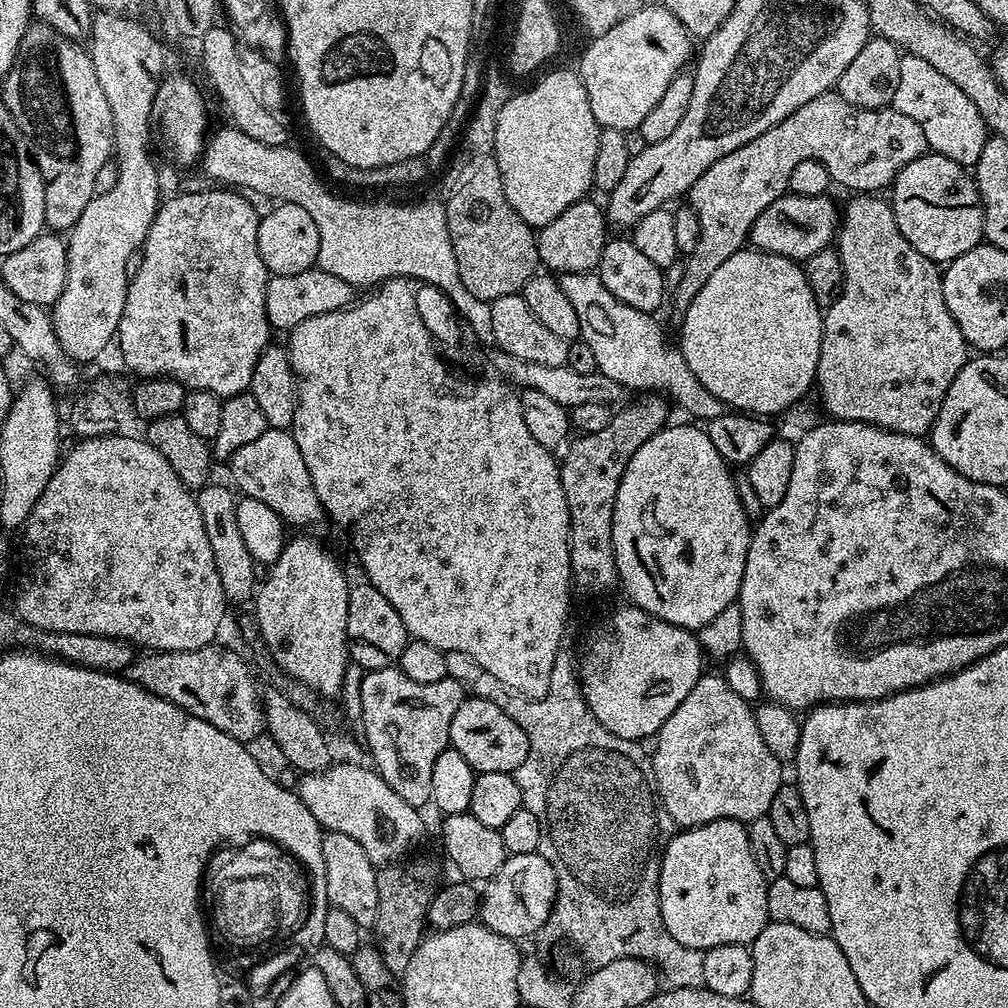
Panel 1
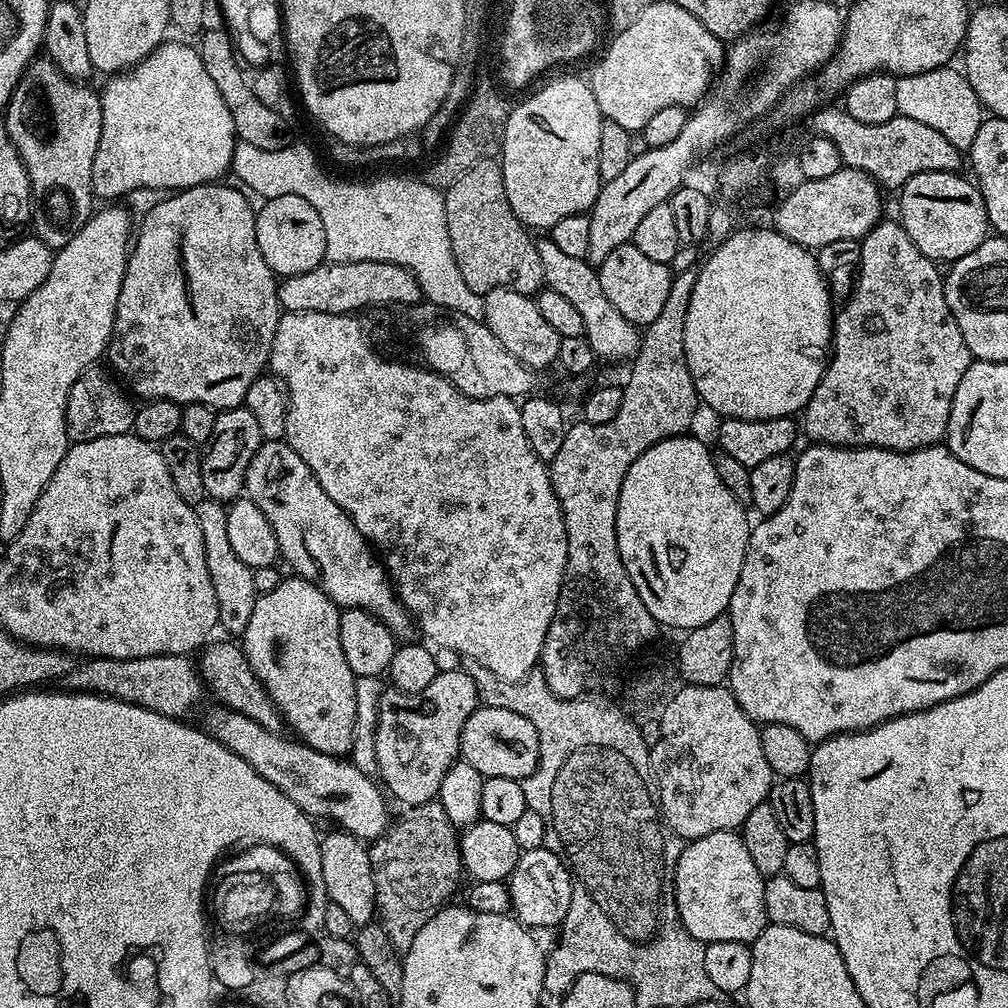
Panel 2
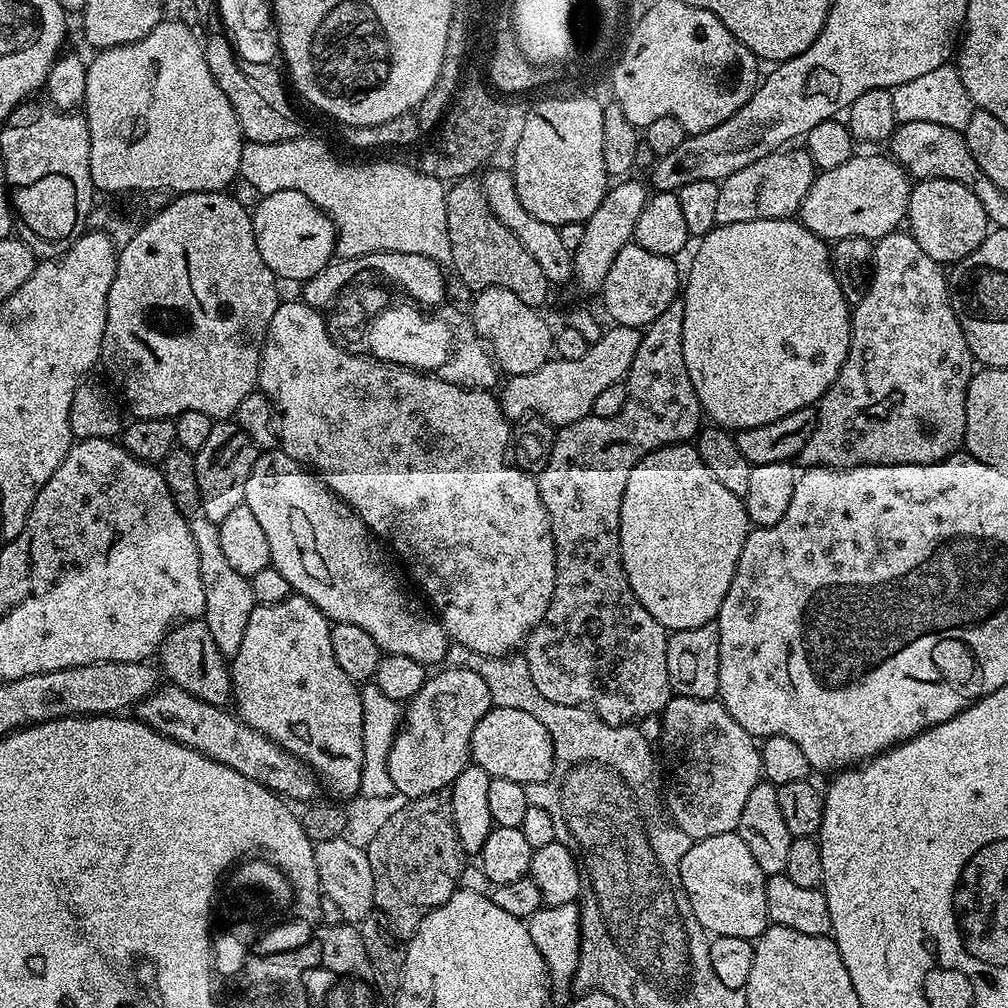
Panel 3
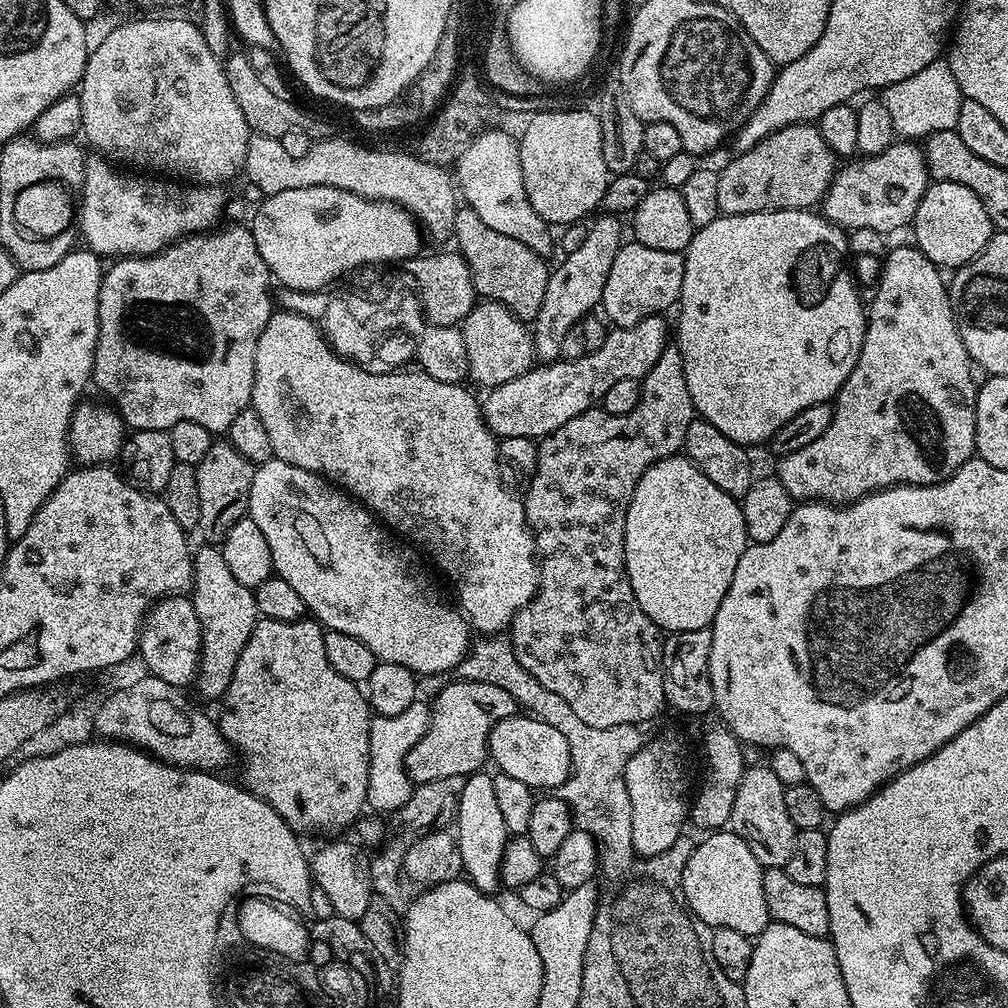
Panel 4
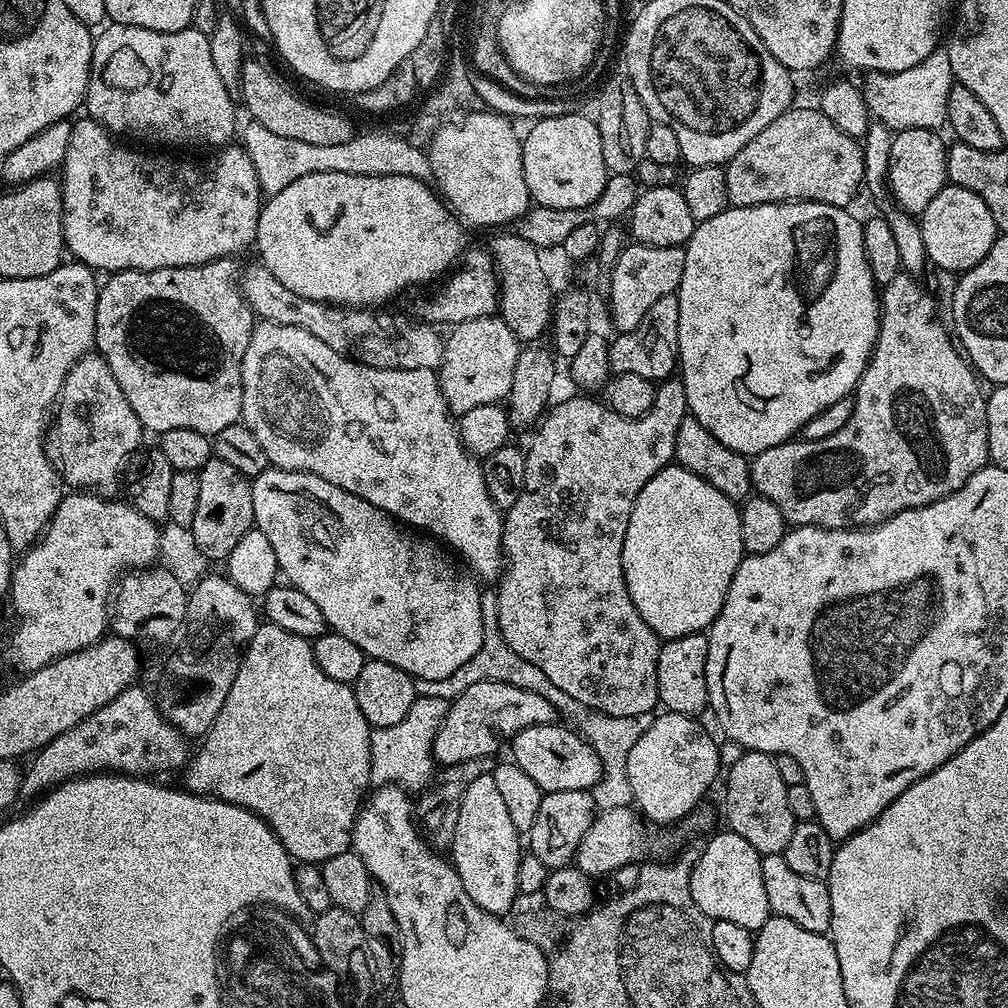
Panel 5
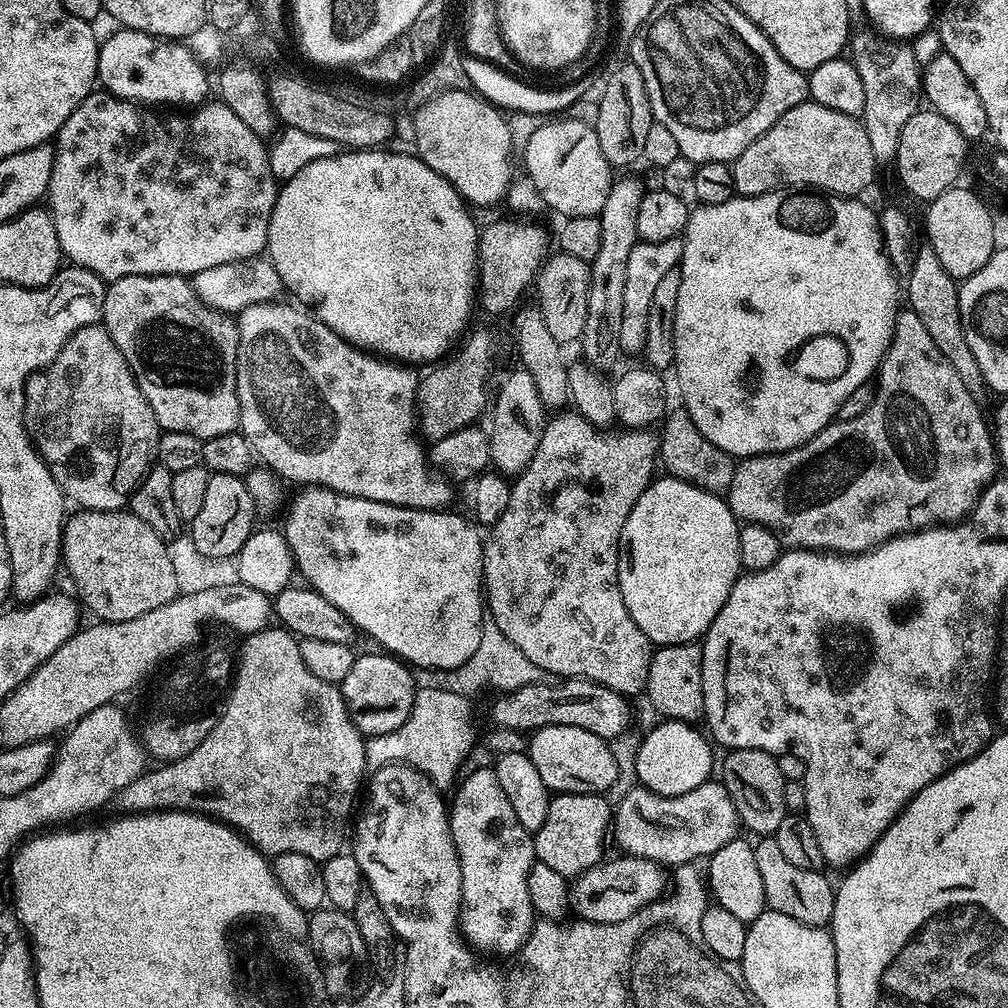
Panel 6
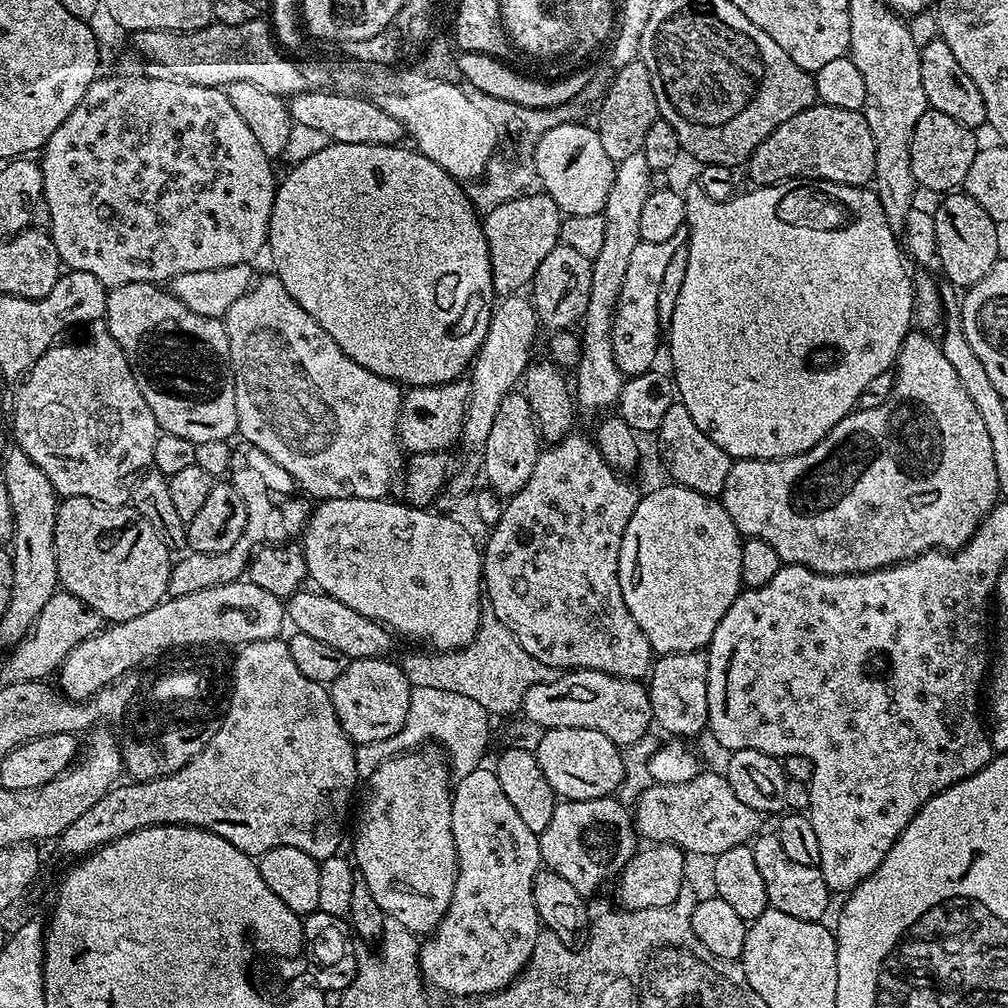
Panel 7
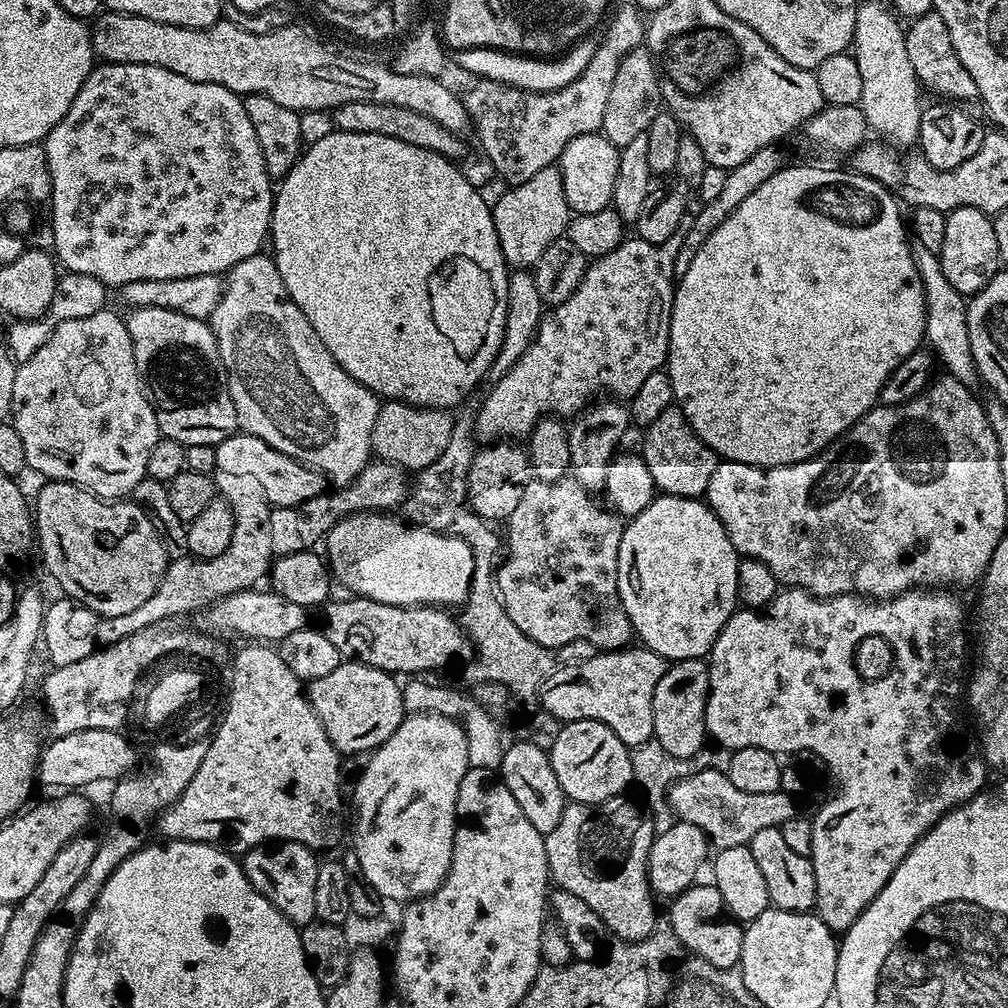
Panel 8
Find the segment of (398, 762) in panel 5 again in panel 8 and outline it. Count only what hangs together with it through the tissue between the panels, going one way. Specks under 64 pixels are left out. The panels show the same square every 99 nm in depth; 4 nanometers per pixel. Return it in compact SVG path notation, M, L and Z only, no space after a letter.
M412 678L402 686L403 704L408 712L434 712L443 716L457 719L464 727L467 738L467 758L471 767L478 769L490 769L497 771L501 760L504 757L506 747L505 740L495 722L497 720L493 713L485 709L477 702L473 695L452 688L450 686L440 686L430 682L424 682L422 678Z

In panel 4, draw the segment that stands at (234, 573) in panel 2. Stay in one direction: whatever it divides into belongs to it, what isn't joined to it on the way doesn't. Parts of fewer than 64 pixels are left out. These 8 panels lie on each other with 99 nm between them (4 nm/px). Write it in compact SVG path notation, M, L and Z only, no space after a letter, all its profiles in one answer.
M216 546L204 547L208 548L195 549L192 558L190 599L200 623L200 670L194 684L206 699L216 700L227 693L234 678L234 666L238 666L246 642L250 642L258 613L253 589L234 578L223 551Z

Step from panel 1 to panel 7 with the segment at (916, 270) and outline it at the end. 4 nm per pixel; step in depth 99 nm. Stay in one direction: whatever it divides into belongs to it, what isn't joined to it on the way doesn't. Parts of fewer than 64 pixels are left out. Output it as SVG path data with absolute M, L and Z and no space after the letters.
M913 330L904 339L900 353L896 355L892 388L882 406L865 412L853 410L849 416L842 418L842 422L838 422L838 426L829 430L822 442L797 456L787 456L781 460L733 460L730 474L726 474L726 486L718 499L726 514L730 514L741 537L766 542L766 546L778 554L781 565L801 564L827 576L849 576L855 572L877 572L879 568L891 568L893 564L913 560L923 552L961 548L988 517L990 510L1001 499L1001 494L998 490L998 473L994 470L994 449L990 447L986 425L978 415L973 400L966 395L962 381L954 366L950 366L946 354L942 354L939 343L929 333Z

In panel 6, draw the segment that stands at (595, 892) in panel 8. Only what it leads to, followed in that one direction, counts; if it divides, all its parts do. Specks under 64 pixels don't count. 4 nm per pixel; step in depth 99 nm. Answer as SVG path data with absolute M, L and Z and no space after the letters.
M562 792L550 799L550 810L546 810L546 822L534 833L536 860L558 870L558 874L575 878L587 868L605 859L604 839L610 836L610 825L614 808L603 795L583 796L577 792Z

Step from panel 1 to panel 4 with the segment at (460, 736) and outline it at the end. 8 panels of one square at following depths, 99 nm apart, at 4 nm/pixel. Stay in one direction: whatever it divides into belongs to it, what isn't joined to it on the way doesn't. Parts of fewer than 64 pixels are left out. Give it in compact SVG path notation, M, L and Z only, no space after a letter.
M517 714L498 722L488 735L488 755L499 771L519 778L534 790L559 790L572 775L570 742L554 726L531 714Z

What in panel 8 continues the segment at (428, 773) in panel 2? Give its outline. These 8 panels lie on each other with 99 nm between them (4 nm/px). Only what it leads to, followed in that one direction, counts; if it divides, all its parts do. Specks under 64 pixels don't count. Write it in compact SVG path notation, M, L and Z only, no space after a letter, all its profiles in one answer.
M629 646L619 650L600 650L595 656L591 656L588 660L577 660L573 663L557 667L554 674L550 674L545 678L543 684L540 685L538 693L539 707L543 711L549 712L554 718L567 722L569 720L597 720L606 726L610 726L610 730L614 730L614 734L618 734L618 738L622 738L622 742L627 744L629 749L637 748L639 744L647 744L653 739L652 731L654 730L654 686L658 686L658 678L662 678L662 674L666 674L669 661L664 657L654 654L649 648L643 646Z

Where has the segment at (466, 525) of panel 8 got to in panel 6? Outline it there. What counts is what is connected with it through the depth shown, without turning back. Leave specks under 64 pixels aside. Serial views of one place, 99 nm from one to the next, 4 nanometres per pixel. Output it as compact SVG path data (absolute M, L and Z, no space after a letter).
M488 618L484 622L482 642L478 642L478 650L470 654L465 664L451 668L449 672L425 671L419 677L418 684L421 688L437 687L442 691L453 691L454 694L472 698L479 688L511 690L531 684L543 684L545 680L545 672L534 666L534 662L530 662L530 658L526 658L526 654L522 654L522 650L518 650L518 646L514 646L514 642L510 642L510 638L506 638L506 634L502 634L502 630L498 630L495 622Z

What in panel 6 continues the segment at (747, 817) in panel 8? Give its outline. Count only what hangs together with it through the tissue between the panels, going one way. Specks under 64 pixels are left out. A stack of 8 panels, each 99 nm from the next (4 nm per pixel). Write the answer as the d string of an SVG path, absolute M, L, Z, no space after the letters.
M711 778L678 797L662 797L643 786L631 788L626 798L615 801L610 836L613 841L616 839L619 851L625 856L646 858L661 866L688 866L737 839L736 828L734 802L723 783Z

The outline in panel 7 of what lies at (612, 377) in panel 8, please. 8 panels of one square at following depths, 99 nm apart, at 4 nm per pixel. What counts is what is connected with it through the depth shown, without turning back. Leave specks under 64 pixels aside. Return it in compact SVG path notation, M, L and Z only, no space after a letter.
M683 231L674 234L666 242L646 242L641 240L634 251L630 253L630 262L626 265L626 279L622 281L622 292L618 294L616 313L614 314L614 326L612 327L612 346L614 358L620 371L625 377L637 376L649 371L656 360L656 351L662 348L662 325L658 318L658 290L661 289L662 277L665 274L665 267L673 257L674 250L686 244L686 236Z

